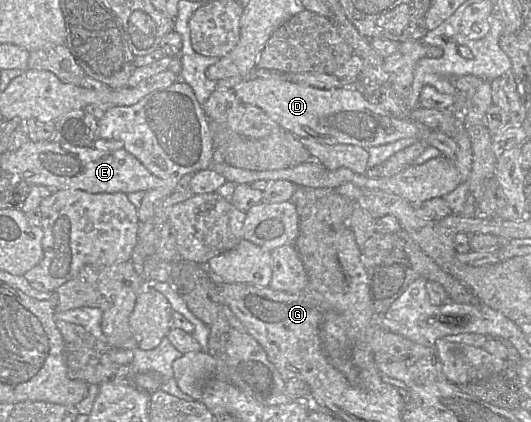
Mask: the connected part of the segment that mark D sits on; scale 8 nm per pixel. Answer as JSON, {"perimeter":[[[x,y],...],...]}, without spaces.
{"perimeter":[[[277,73],[271,75],[271,77],[245,80],[234,87],[233,91],[242,102],[261,108],[281,128],[291,132],[298,138],[305,138],[327,145],[351,144],[365,149],[403,138],[417,138],[427,140],[429,145],[437,148],[441,155],[447,159],[453,160],[457,151],[457,143],[449,135],[439,130],[429,129],[411,119],[394,117],[377,105],[369,102],[362,93],[353,87],[319,89],[288,81],[283,77],[282,73]]]}

